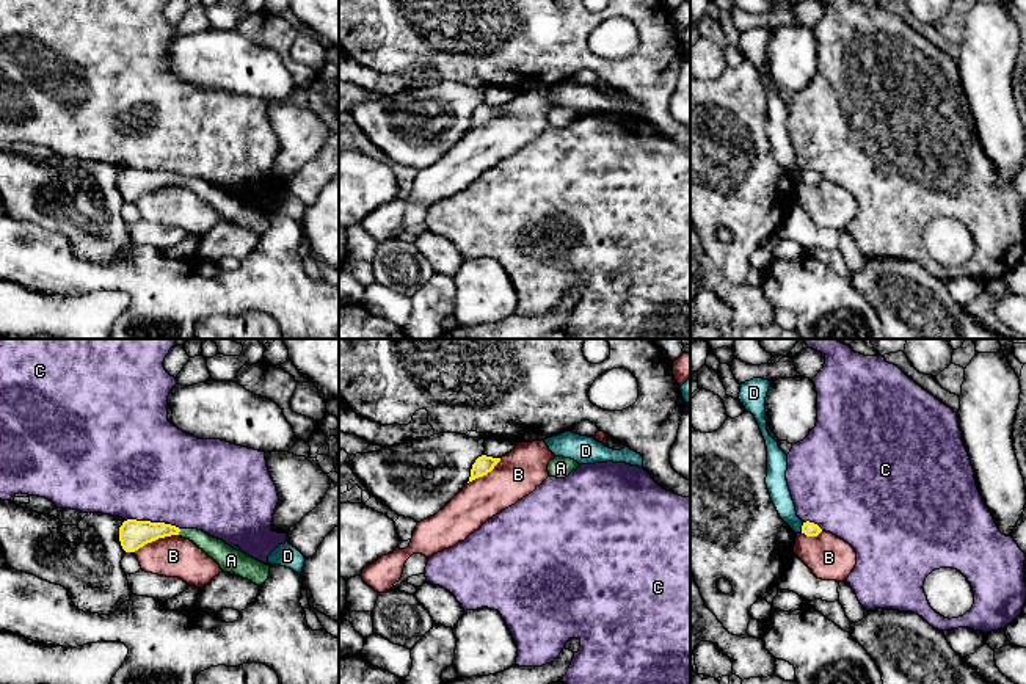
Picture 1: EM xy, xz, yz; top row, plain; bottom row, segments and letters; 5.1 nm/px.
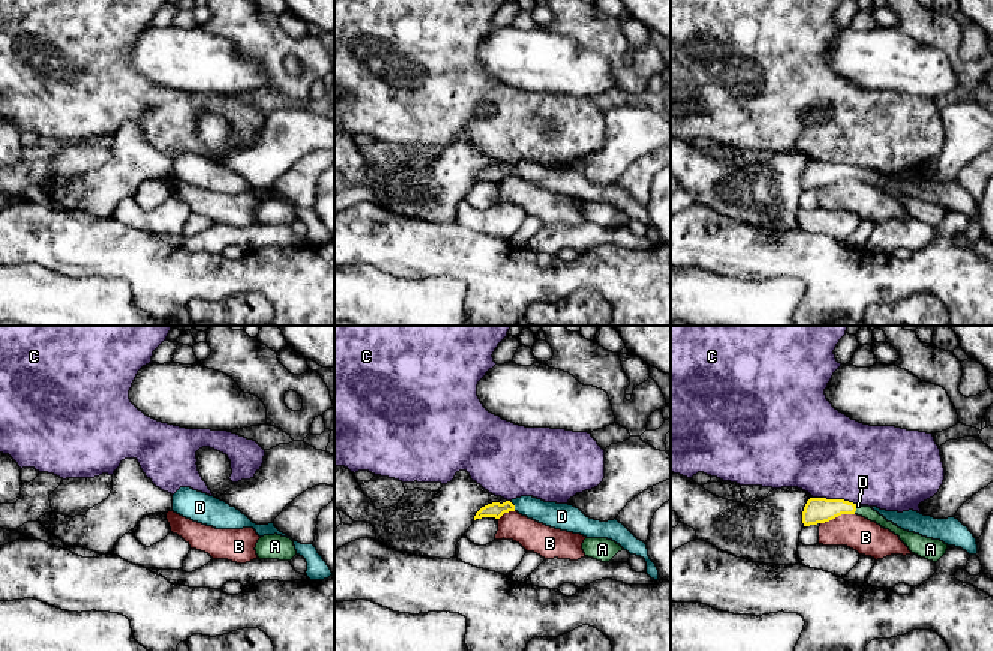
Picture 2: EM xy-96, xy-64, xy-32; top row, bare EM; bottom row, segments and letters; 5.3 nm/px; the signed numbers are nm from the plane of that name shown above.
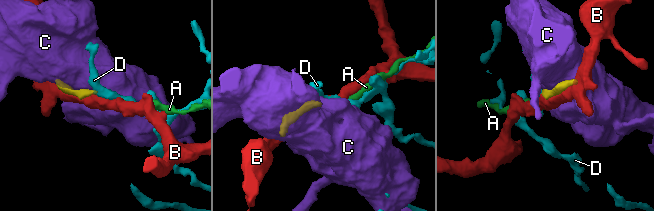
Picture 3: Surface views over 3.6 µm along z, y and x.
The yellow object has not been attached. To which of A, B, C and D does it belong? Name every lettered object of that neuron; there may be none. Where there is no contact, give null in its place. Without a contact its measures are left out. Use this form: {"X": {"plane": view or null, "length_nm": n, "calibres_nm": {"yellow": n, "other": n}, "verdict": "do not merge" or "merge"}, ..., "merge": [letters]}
{"A": {"plane": "xy", "length_nm": 40, "calibres_nm": {"yellow": 150, "other": 110}, "verdict": "merge"}, "B": {"plane": "xy", "length_nm": 240, "calibres_nm": {"yellow": 150, "other": 220}, "verdict": "do not merge"}, "C": {"plane": "xy", "length_nm": 280, "calibres_nm": {"yellow": 150, "other": 480}, "verdict": "do not merge"}, "D": {"plane": "yz", "length_nm": 50, "calibres_nm": {"yellow": 80, "other": 110}, "verdict": "do not merge"}, "merge": ["A"]}

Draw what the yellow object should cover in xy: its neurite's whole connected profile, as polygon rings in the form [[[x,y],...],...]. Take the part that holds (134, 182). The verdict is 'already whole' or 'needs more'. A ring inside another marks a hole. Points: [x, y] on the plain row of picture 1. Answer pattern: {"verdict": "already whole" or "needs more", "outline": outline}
{"verdict": "needs more", "outline": [[[127,168],[119,176],[119,190],[126,201],[135,201],[147,191],[158,187],[179,184],[193,190],[210,207],[213,207],[224,221],[240,224],[256,234],[262,234],[270,224],[270,213],[265,213],[242,199],[234,198],[223,188],[213,187],[198,177],[179,177],[165,171]]]}

